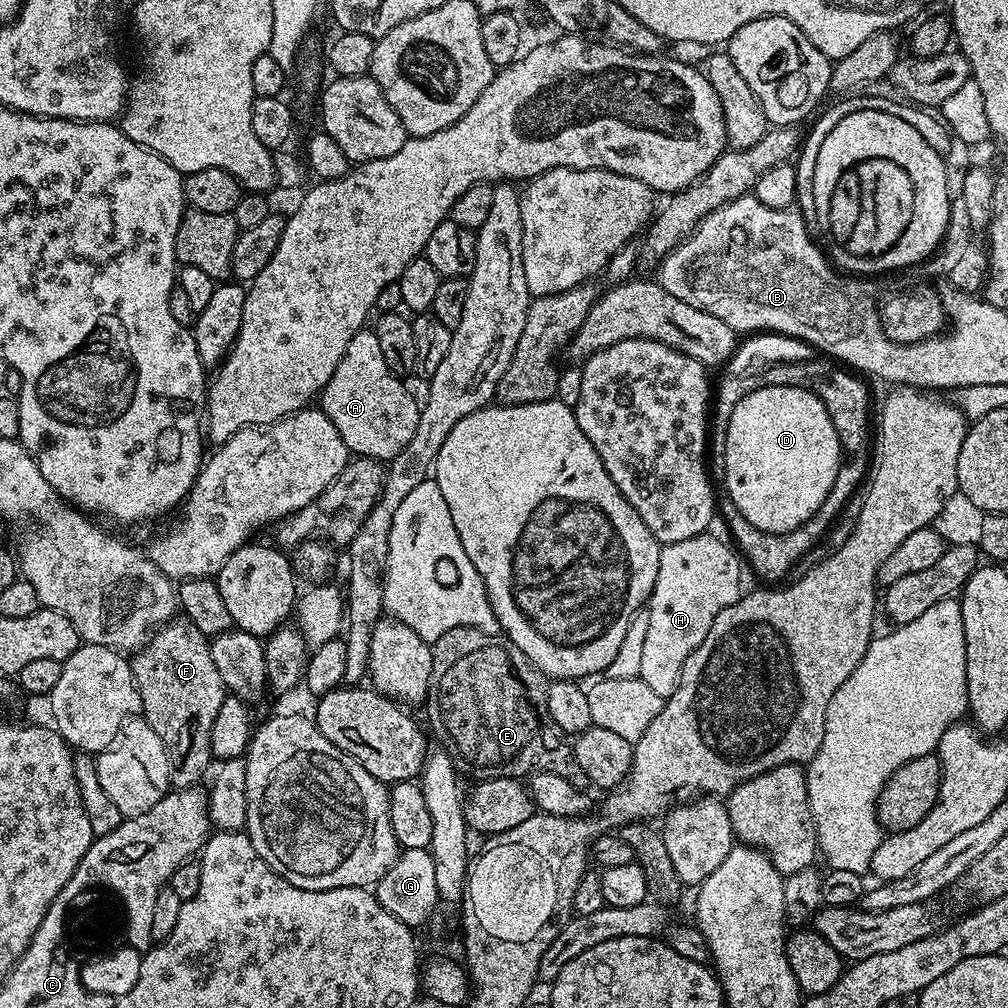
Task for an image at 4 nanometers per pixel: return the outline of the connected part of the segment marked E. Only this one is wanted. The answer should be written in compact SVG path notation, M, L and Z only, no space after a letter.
M477 628L446 630L446 634L431 641L431 645L432 677L426 697L428 720L462 764L464 759L465 766L472 768L477 781L503 776L528 778L533 772L549 772L566 778L579 788L589 787L586 774L576 761L573 745L560 731L554 718L550 718L546 706L548 689L545 677L529 664L526 654L522 654L518 646L514 646L503 635Z

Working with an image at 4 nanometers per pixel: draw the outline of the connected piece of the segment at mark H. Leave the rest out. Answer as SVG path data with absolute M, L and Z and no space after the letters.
M709 532L663 545L660 549L658 577L646 605L650 621L645 645L642 646L639 678L653 692L667 699L680 685L686 658L706 638L714 618L740 598L736 560L722 544L712 540Z

